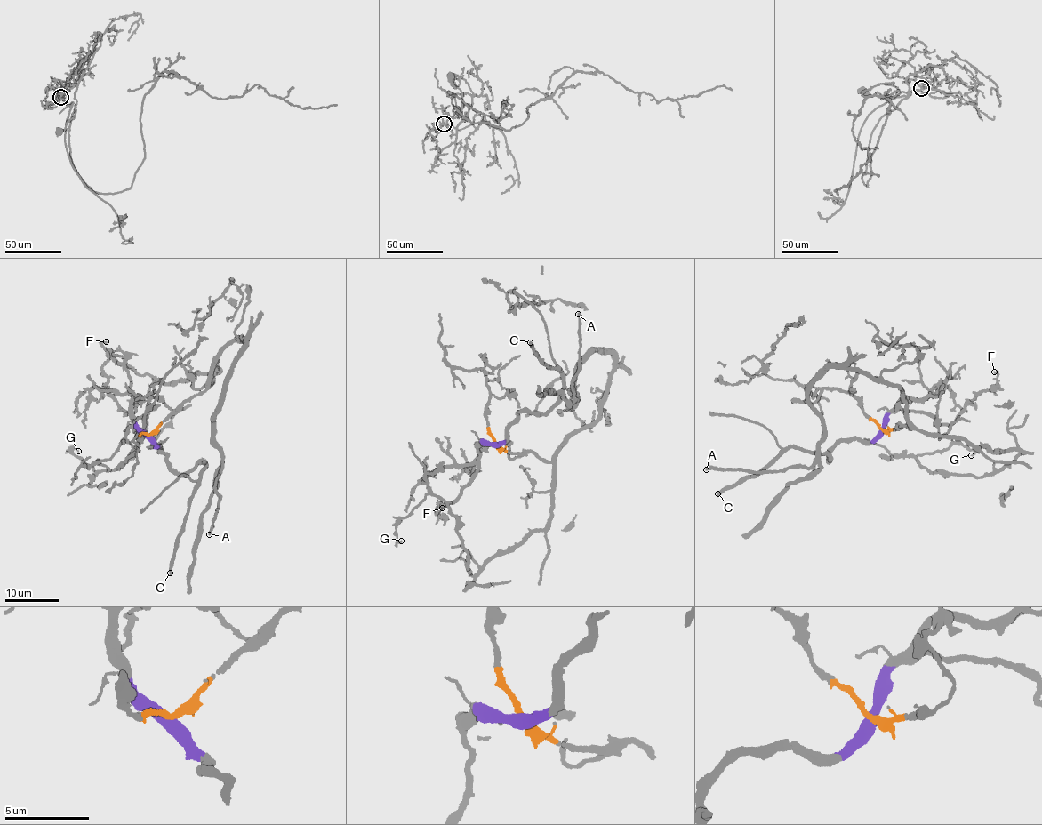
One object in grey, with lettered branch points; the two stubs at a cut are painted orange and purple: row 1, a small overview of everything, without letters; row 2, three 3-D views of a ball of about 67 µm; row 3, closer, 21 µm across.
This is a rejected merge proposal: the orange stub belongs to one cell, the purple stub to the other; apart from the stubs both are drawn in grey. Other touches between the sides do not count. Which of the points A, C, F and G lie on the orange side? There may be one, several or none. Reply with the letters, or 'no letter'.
A, G

